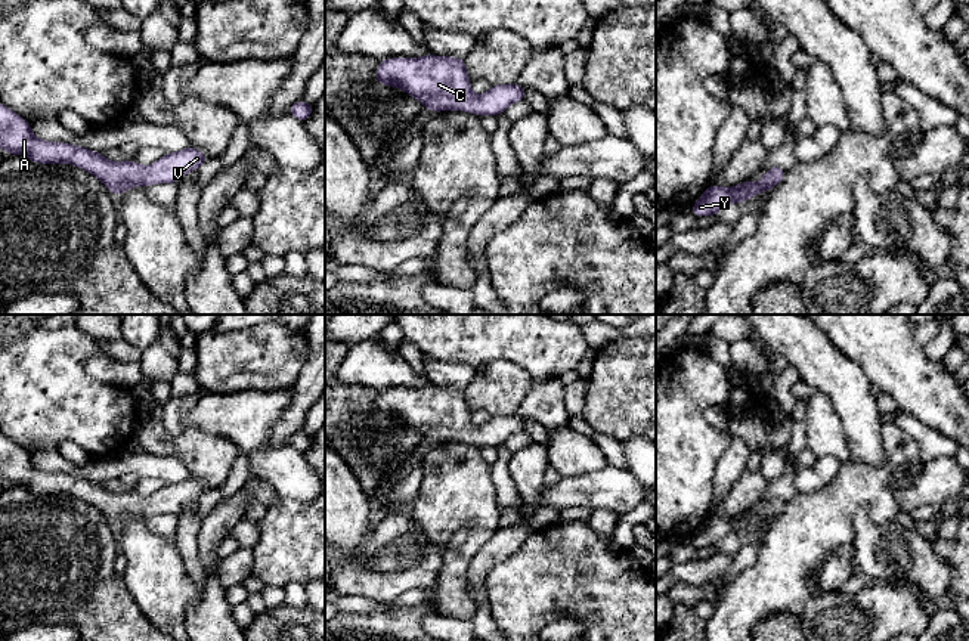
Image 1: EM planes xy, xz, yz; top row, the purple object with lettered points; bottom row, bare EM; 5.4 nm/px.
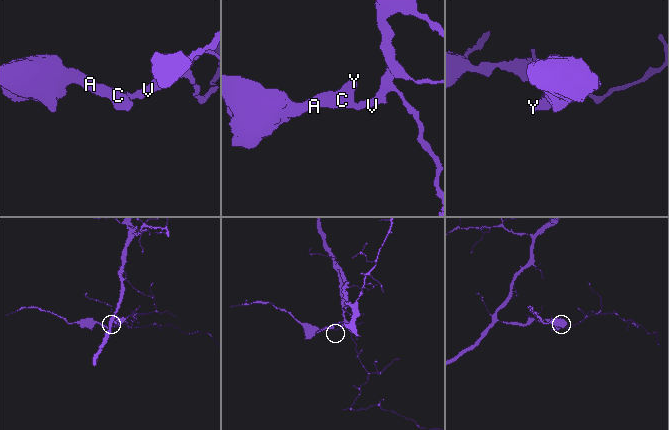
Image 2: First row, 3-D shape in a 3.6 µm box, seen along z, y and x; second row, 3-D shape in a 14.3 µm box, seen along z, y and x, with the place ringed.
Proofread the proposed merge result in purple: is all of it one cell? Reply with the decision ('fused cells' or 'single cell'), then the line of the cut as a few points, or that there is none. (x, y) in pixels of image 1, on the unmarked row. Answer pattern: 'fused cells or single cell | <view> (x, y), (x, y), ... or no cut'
single cell | no cut

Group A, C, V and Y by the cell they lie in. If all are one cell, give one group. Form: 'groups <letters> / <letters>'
groups A C V Y

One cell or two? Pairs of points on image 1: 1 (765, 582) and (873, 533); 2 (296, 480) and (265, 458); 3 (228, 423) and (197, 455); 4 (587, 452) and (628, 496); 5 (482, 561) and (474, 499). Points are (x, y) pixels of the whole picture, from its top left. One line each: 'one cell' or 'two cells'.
1: two cells
2: one cell
3: two cells
4: two cells
5: two cells

